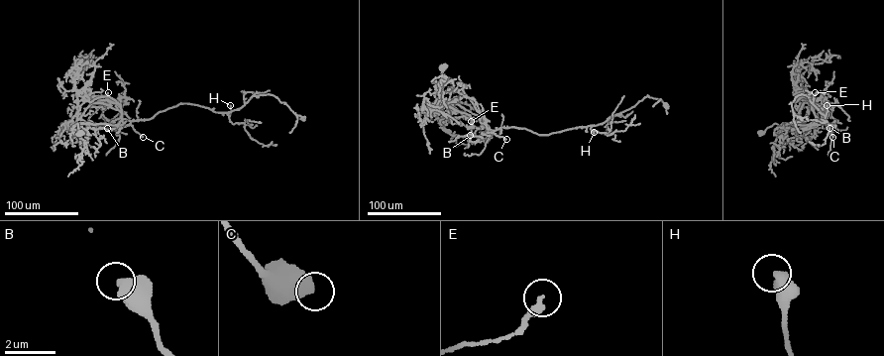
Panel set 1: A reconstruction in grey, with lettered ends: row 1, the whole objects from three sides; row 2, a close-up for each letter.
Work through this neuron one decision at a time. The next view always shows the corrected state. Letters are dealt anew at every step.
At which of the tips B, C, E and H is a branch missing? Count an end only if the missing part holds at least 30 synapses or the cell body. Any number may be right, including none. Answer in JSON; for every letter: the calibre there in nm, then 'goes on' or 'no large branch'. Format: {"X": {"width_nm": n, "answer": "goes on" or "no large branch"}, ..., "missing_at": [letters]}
{"B": {"width_nm": 600, "answer": "no large branch"}, "C": {"width_nm": 700, "answer": "no large branch"}, "E": {"width_nm": 300, "answer": "no large branch"}, "H": {"width_nm": 600, "answer": "no large branch"}, "missing_at": []}

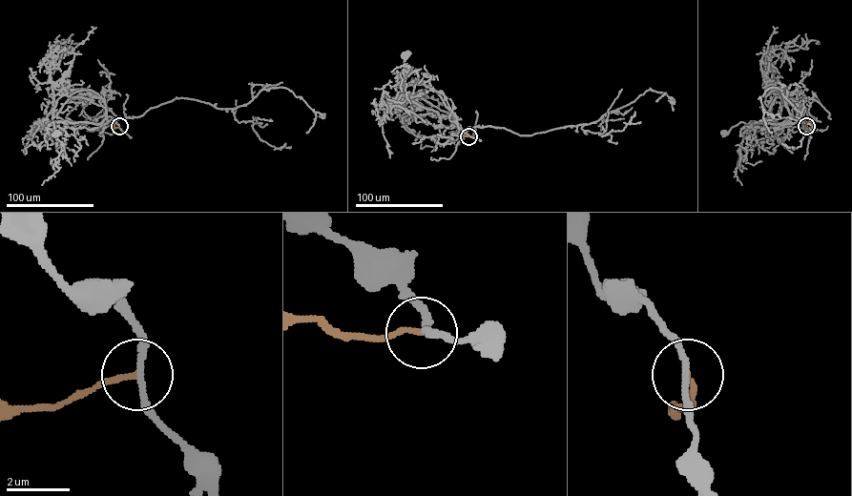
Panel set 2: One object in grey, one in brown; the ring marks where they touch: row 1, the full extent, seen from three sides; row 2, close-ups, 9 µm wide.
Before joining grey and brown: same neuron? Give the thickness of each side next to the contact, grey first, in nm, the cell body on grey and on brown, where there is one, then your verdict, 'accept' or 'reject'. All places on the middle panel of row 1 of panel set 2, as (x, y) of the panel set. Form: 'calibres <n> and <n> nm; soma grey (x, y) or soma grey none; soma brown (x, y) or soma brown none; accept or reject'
calibres 180 and 170 nm; soma grey (405, 54); soma brown none; reject

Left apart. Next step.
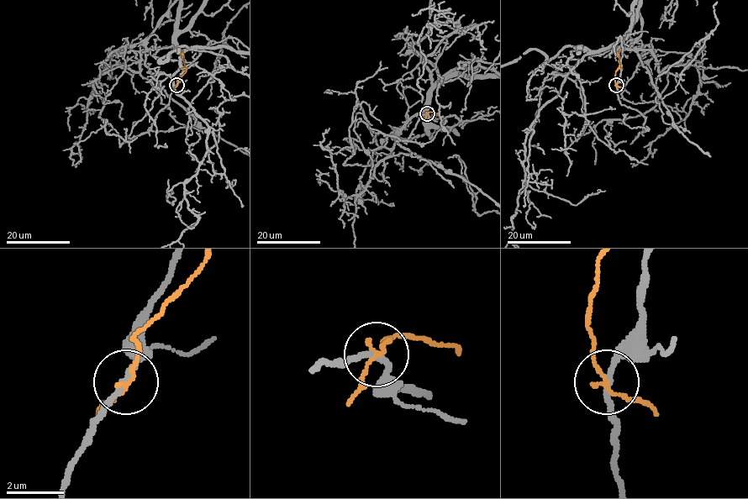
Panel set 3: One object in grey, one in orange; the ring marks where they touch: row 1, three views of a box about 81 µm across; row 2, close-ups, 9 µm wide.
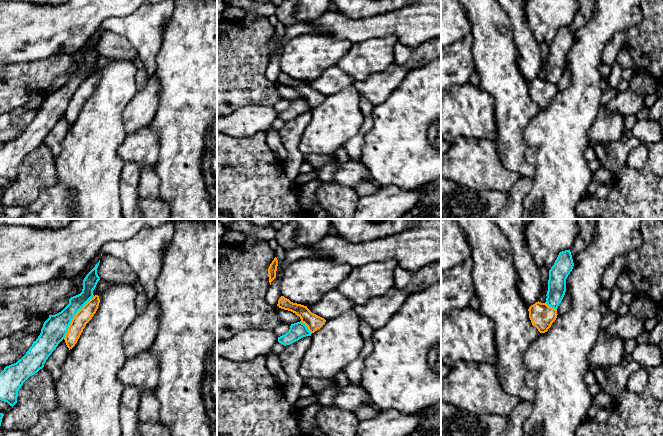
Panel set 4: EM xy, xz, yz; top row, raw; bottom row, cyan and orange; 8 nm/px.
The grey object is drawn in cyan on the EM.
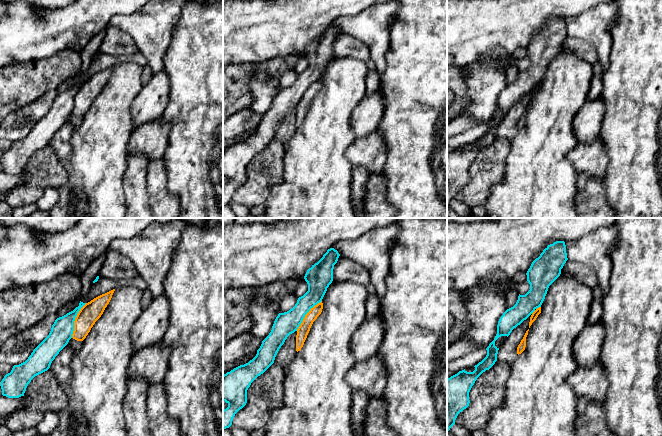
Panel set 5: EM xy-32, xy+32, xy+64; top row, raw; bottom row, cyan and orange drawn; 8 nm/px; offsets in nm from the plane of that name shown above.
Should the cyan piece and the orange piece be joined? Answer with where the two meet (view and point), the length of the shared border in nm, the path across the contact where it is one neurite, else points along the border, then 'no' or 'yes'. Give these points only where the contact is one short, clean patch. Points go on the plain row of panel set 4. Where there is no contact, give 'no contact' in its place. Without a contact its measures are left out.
contact xy (73, 93); length 420 nm; border xy (94, 72), (76, 89), (63, 114); no

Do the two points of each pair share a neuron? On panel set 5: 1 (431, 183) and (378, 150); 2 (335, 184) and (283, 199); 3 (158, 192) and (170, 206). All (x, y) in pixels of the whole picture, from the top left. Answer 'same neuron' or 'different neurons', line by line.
1: different neurons
2: same neuron
3: same neuron

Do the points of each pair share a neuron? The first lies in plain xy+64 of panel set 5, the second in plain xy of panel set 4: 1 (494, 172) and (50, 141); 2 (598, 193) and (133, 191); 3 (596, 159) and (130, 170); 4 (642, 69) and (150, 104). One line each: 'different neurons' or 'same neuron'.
1: different neurons
2: different neurons
3: different neurons
4: different neurons

